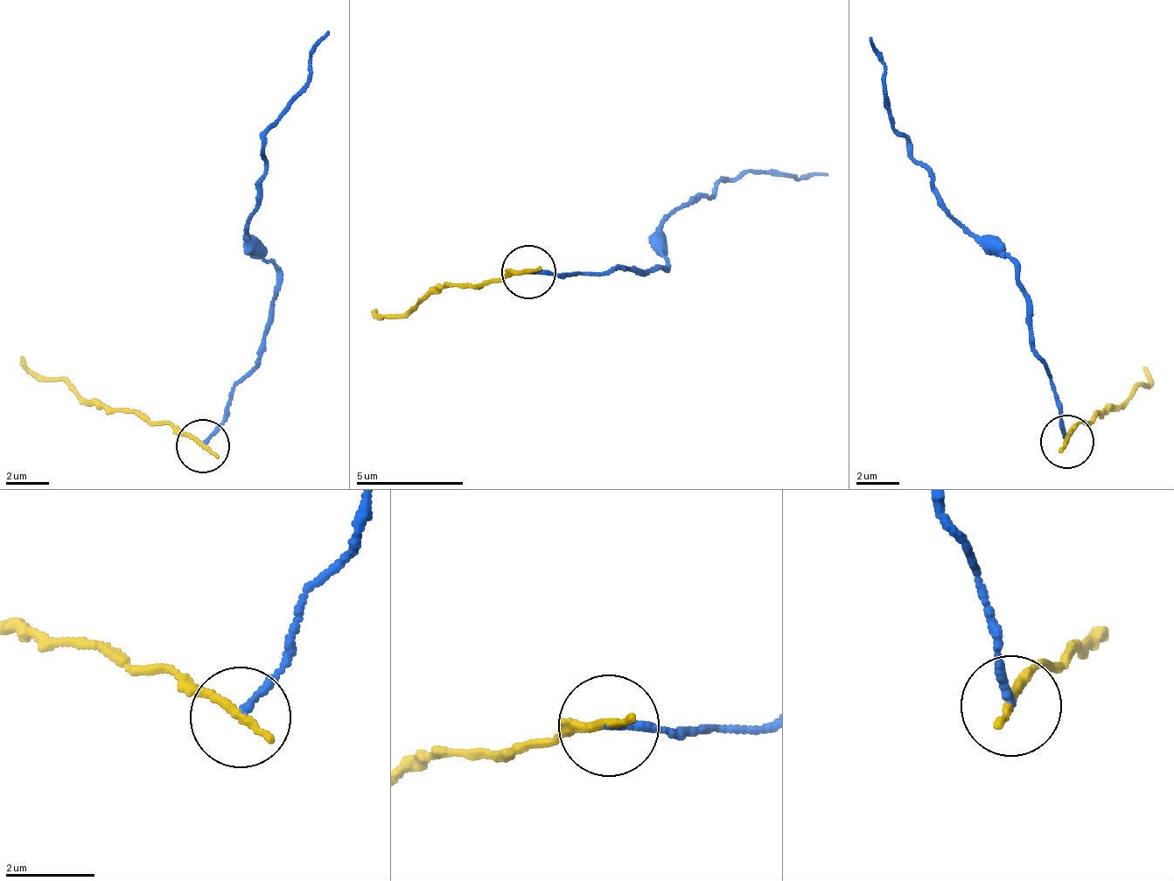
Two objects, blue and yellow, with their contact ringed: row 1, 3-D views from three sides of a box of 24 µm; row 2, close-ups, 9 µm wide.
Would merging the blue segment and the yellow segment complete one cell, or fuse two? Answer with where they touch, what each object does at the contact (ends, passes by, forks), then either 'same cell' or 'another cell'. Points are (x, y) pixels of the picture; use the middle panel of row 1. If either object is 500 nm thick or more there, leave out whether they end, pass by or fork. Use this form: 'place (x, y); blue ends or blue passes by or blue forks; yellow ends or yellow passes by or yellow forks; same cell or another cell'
place (528, 272); blue ends; yellow ends; another cell

